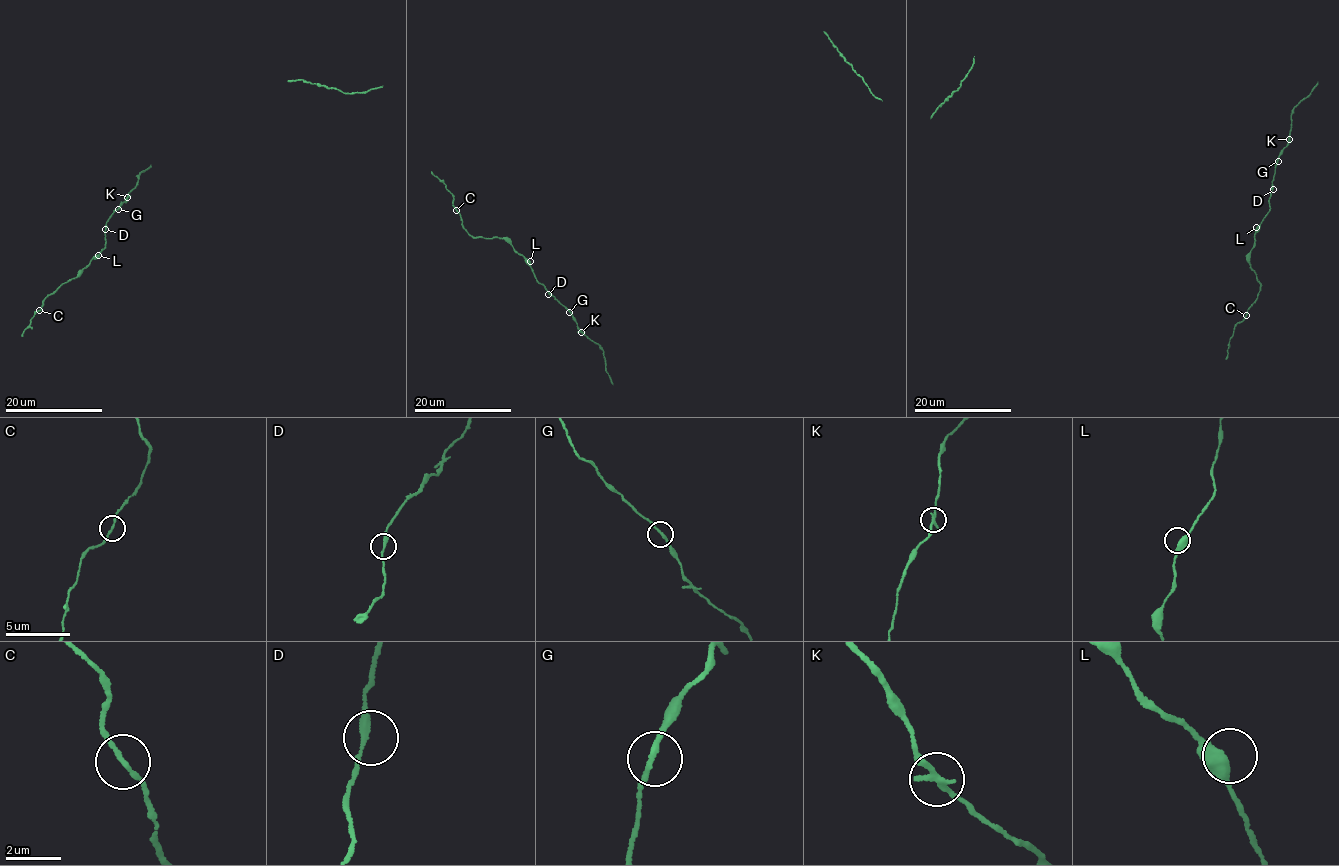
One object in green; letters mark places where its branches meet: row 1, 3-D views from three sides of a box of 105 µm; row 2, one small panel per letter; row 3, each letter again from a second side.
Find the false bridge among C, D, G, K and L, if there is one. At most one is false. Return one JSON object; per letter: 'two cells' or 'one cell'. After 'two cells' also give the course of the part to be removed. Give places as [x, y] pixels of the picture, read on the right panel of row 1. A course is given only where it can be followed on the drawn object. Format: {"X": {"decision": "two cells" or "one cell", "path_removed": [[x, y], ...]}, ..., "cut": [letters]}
{"C": {"decision": "one cell"}, "D": {"decision": "one cell"}, "G": {"decision": "one cell"}, "K": {"decision": "one cell"}, "L": {"decision": "one cell"}, "cut": []}

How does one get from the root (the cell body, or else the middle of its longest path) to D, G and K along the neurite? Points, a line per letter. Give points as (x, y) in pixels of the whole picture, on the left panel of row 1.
D: (98, 255), (105, 246), (105, 229)
G: (98, 255), (105, 246), (105, 223), (118, 209)
K: (98, 255), (105, 246), (108, 218), (128, 197)

